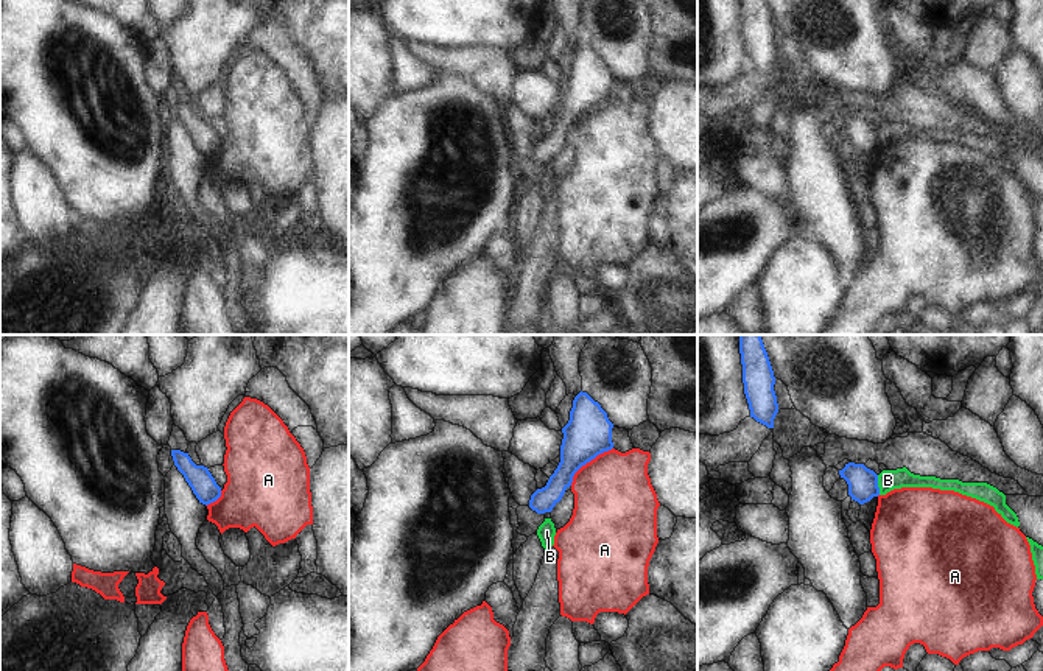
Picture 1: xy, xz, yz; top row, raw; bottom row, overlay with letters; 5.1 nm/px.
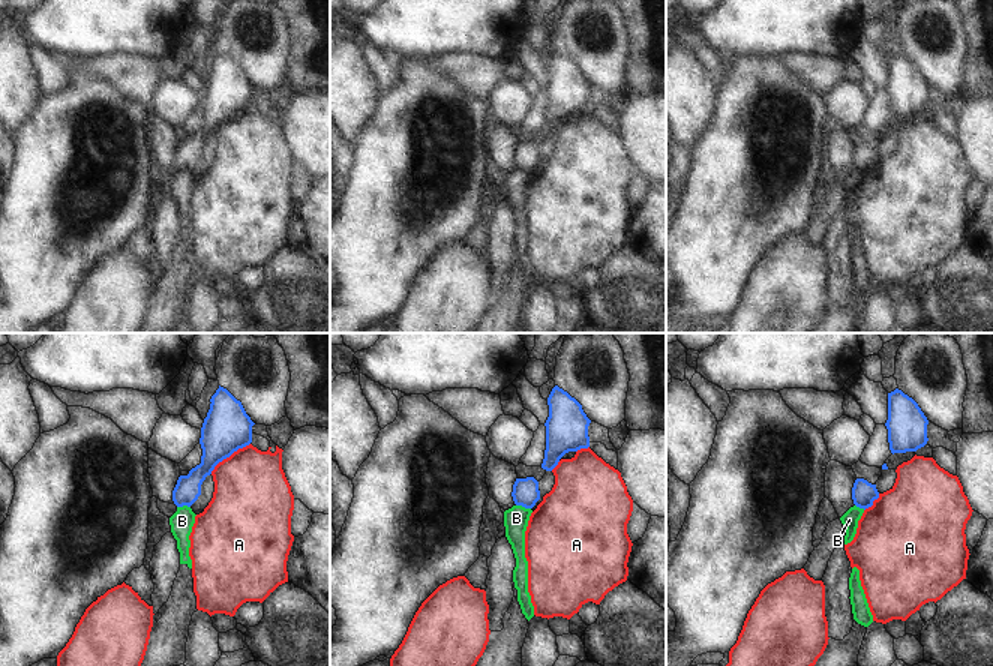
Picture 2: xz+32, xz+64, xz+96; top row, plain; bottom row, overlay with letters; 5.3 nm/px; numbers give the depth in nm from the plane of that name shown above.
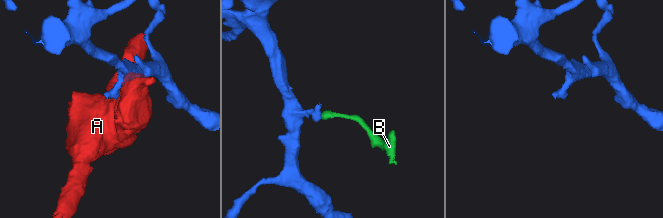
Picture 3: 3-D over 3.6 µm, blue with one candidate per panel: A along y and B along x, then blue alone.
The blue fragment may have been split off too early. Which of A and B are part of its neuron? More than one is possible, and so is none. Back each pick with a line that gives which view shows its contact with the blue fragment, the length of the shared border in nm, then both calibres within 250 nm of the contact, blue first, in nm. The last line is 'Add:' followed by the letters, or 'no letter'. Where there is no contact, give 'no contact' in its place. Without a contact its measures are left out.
Add: no letter

